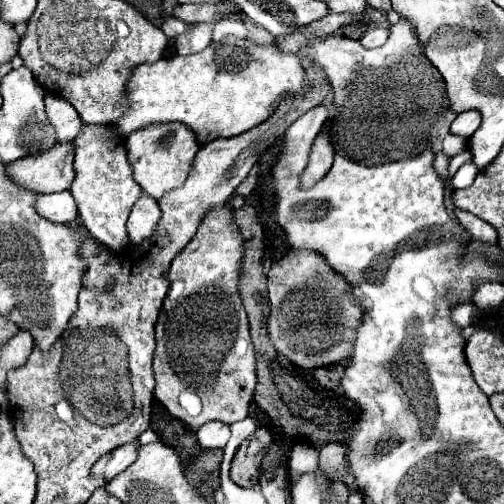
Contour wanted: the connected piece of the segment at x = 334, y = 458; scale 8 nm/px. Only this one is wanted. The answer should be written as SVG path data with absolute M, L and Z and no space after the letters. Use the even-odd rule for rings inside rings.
M328 442L322 448L318 448L320 454L320 470L330 478L330 480L342 480L346 486L352 484L352 476L348 476L348 464L344 464L346 448L338 442Z

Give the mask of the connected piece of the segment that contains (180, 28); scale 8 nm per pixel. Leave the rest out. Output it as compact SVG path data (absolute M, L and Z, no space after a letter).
M172 16L167 17L161 26L162 31L169 39L180 36L182 32L188 32L190 28L192 28L192 24L186 24L186 22L182 22L182 20L178 20L178 18Z

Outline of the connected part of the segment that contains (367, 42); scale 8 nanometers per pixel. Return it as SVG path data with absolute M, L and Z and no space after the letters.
M368 28L360 42L362 42L364 48L376 48L376 46L384 44L386 38L388 38L388 30L386 28Z

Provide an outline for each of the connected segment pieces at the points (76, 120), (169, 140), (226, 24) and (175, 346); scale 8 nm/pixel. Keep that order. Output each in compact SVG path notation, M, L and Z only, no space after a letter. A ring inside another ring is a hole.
M46 96L46 114L56 130L58 142L72 142L82 132L82 118L74 112L72 104L60 96Z
M152 124L152 128L140 128L140 132L132 132L132 136L126 138L126 148L128 162L134 170L134 180L154 200L160 200L164 192L184 184L188 168L192 166L192 160L200 146L194 132L188 130L184 124Z
M220 20L214 24L214 40L222 40L224 36L240 36L240 38L246 38L248 36L248 30L244 26L242 20Z
M224 208L204 218L196 236L170 266L172 288L156 324L154 396L190 428L218 420L234 424L248 416L256 386L254 346L238 294L242 234Z

